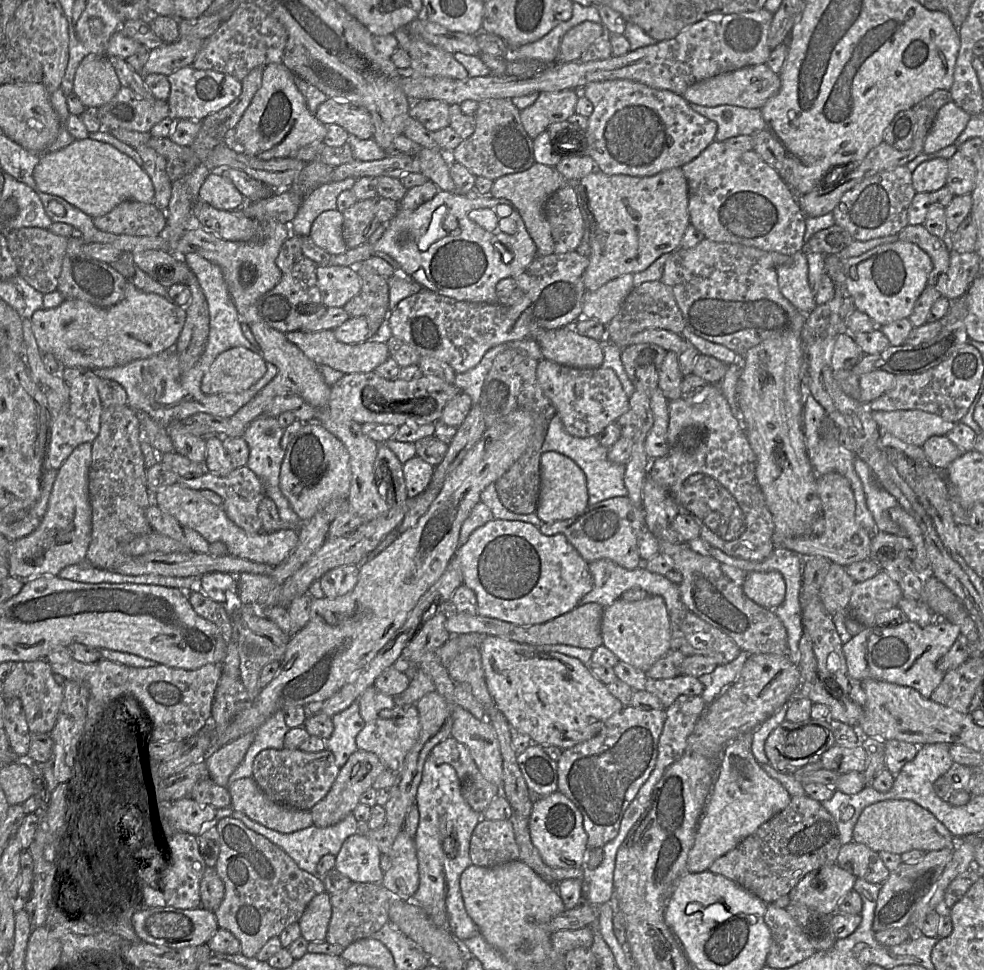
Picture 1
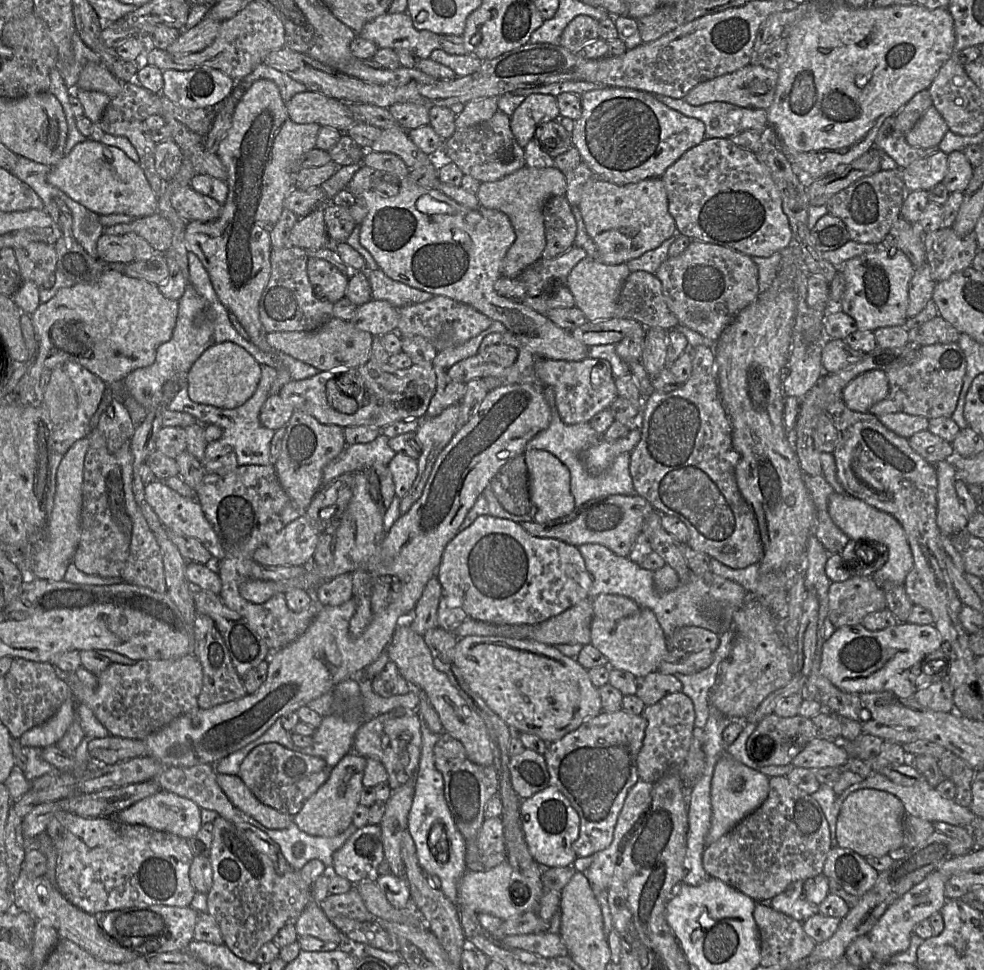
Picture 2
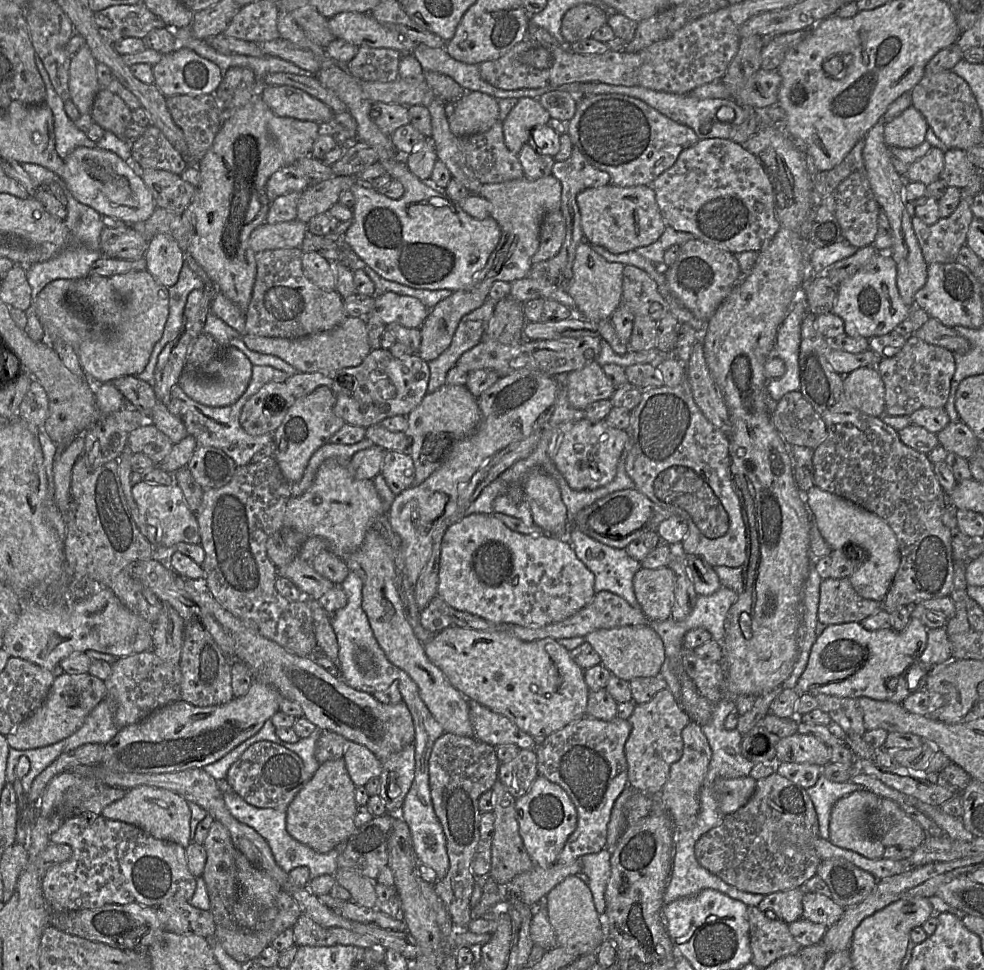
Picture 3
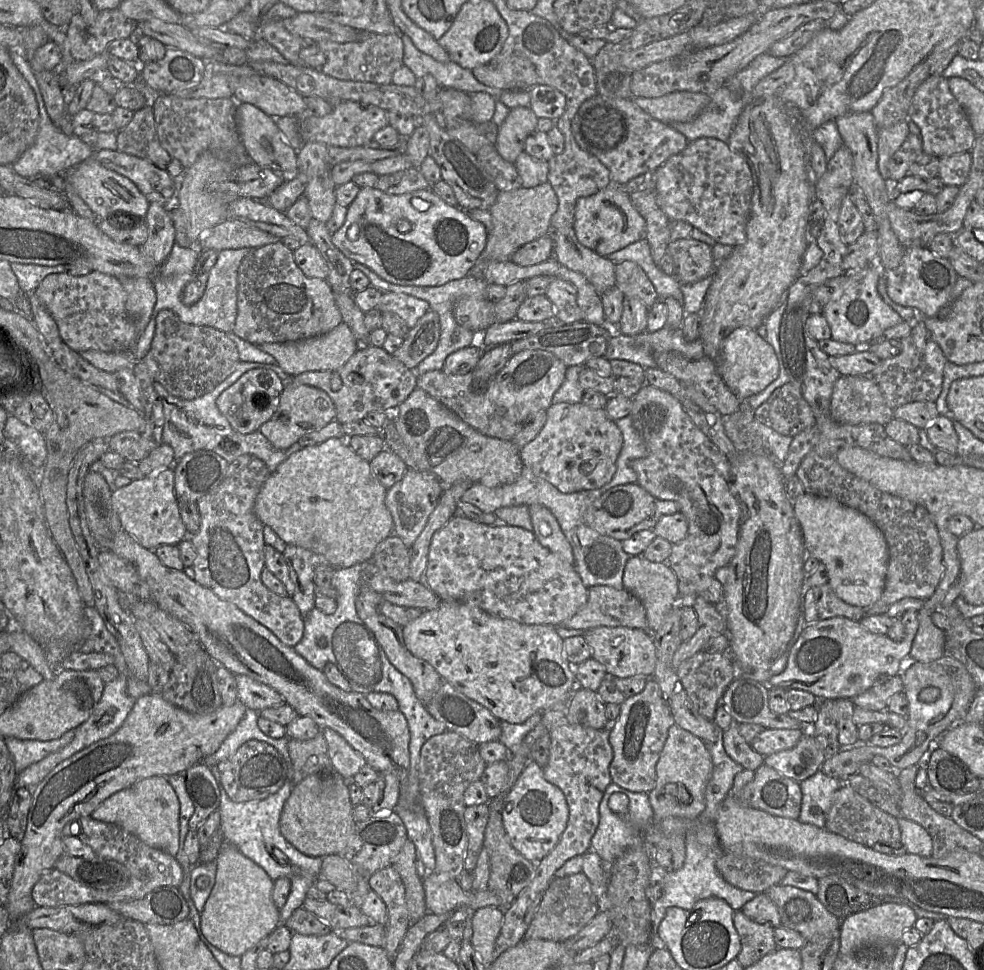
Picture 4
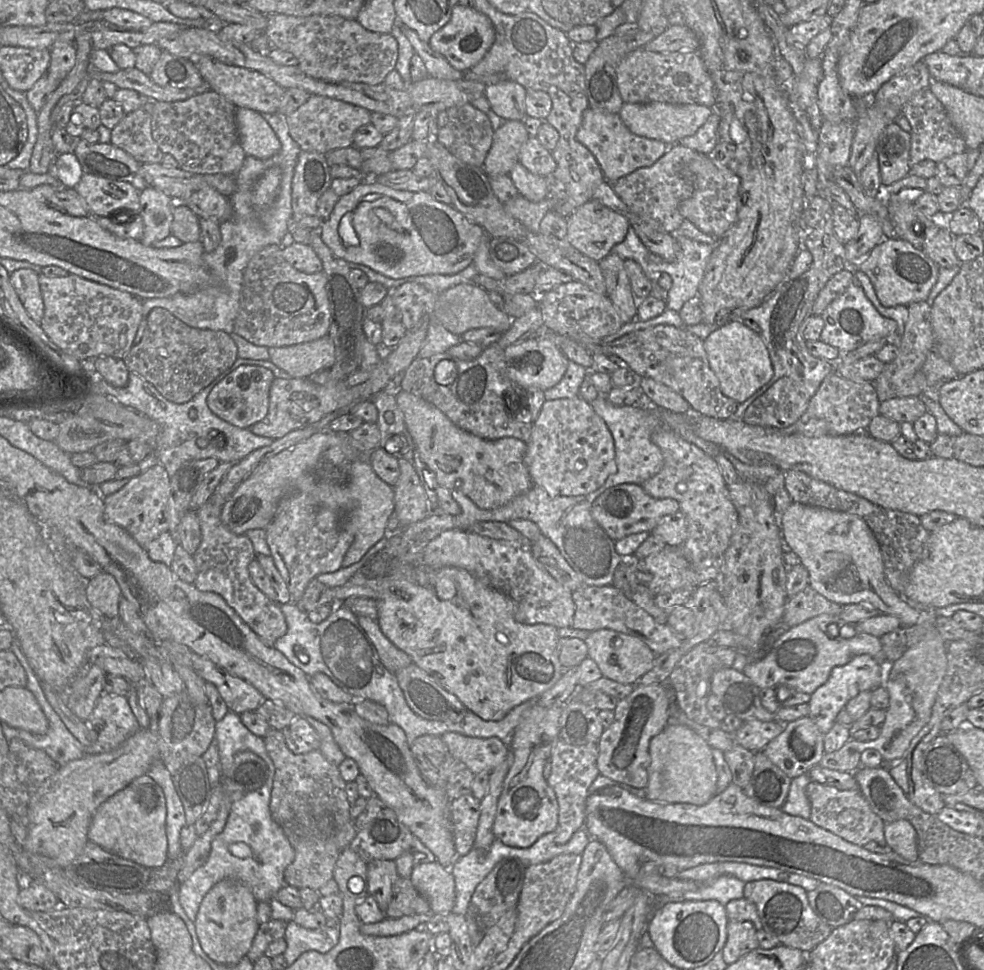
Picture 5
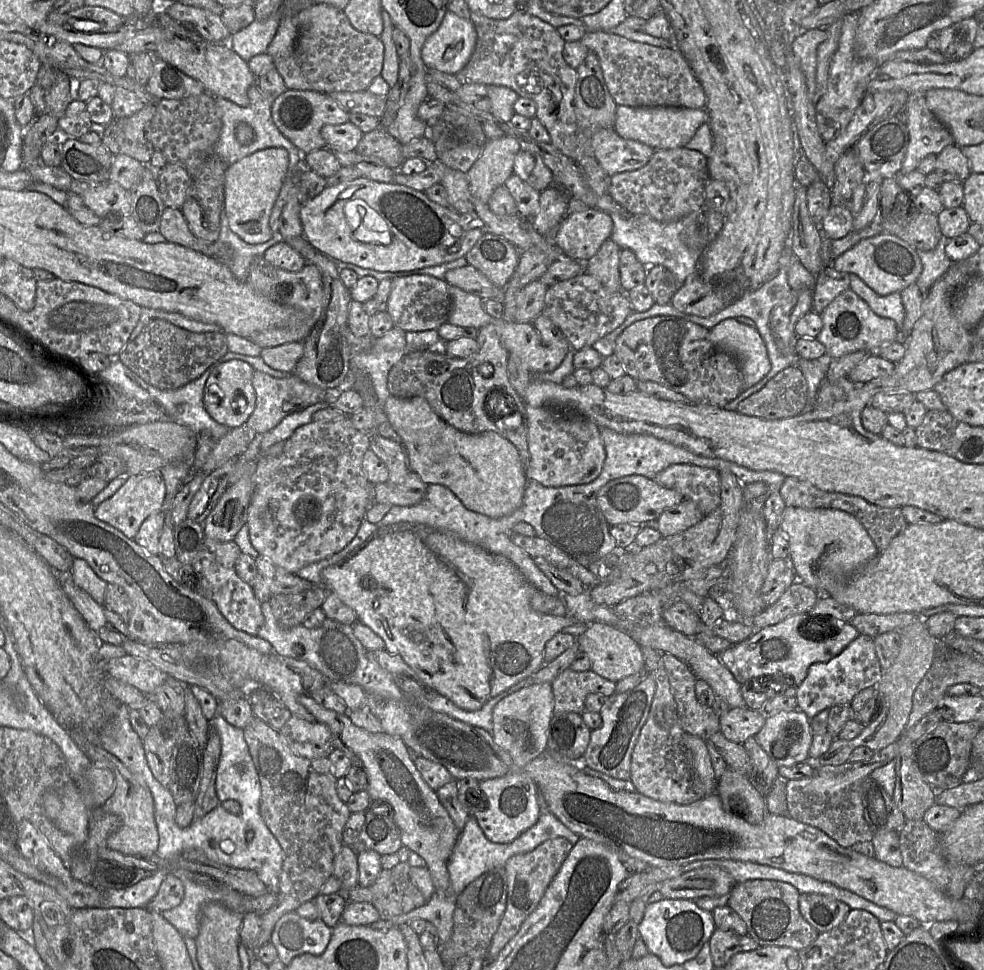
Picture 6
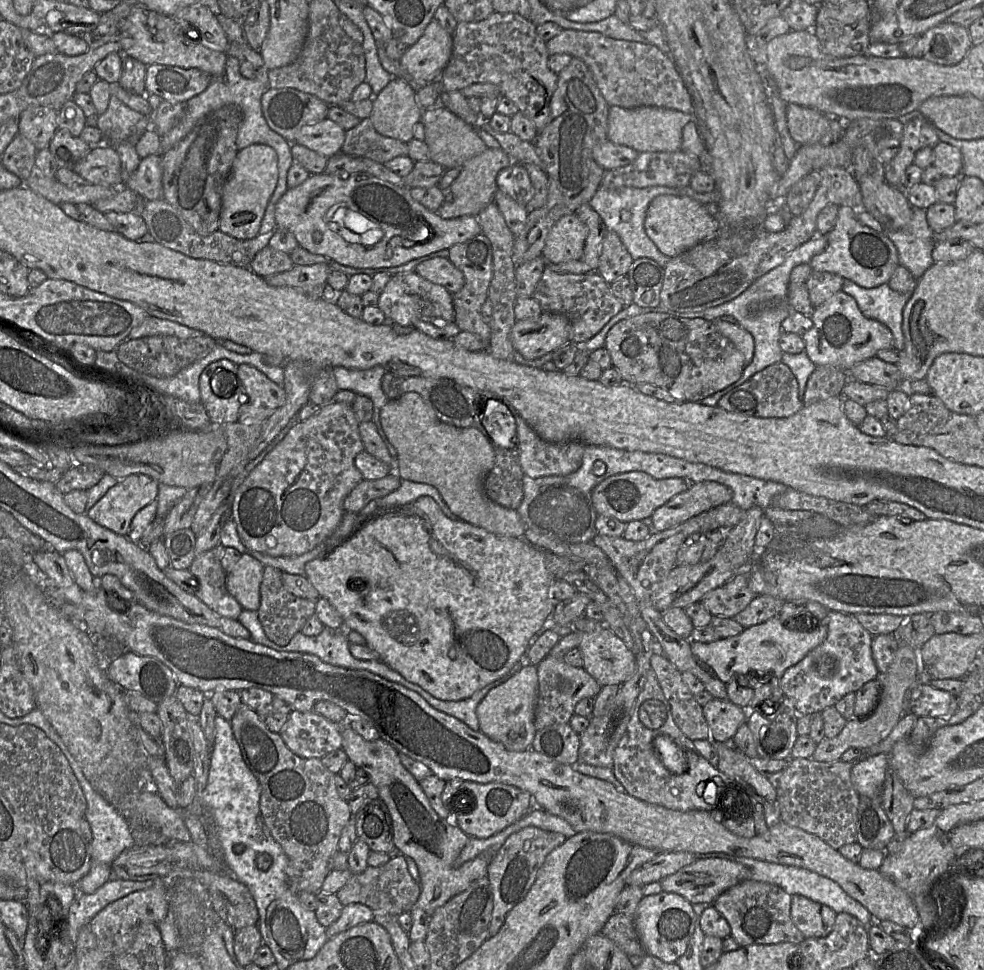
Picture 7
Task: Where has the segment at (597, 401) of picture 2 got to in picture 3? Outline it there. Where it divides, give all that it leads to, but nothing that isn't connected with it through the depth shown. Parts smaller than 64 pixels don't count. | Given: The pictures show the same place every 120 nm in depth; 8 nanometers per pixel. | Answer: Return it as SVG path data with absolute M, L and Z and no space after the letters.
M597 361L568 373L568 400L573 408L585 410L593 402L610 400L615 389Z

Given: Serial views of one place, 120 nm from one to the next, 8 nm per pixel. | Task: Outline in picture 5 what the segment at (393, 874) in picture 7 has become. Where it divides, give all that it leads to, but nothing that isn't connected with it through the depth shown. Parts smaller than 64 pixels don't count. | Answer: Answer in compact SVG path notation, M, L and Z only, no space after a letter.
M398 877L392 892L391 902L384 912L385 918L400 918L431 912L427 900L418 893L409 879Z

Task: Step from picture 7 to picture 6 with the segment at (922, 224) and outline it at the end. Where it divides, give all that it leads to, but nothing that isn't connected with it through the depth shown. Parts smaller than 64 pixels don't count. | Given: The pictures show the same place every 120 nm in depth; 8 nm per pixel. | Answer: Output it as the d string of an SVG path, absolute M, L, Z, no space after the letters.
M942 237L936 248L931 251L917 251L923 269L916 284L924 295L938 279L944 277L953 264L945 254L945 245L950 239L952 238Z

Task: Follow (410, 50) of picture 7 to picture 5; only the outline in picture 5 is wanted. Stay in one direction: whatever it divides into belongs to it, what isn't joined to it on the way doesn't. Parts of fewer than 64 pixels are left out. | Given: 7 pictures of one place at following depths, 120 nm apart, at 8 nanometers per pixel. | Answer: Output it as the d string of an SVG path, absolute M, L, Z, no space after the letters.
M457 3L452 8L449 21L431 36L428 44L435 52L444 56L453 68L465 72L485 56L494 41L495 29L489 17L474 7Z

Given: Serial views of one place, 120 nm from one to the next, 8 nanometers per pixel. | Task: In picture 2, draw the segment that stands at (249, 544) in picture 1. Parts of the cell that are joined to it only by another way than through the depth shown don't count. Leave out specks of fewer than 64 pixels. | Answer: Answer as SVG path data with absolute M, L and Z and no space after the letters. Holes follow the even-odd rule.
M153 480L146 484L144 491L148 504L166 529L196 538L212 554L216 561L224 558L225 553L218 537L196 499L182 496L159 480ZM304 514L285 525L278 536L257 548L252 559L261 565L300 566L311 563L321 533Z

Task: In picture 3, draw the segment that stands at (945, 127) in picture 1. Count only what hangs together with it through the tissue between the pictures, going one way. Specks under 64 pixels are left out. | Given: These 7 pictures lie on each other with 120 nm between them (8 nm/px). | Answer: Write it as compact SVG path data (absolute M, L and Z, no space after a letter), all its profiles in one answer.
M914 107L884 124L884 141L888 147L914 148L925 141L929 126Z

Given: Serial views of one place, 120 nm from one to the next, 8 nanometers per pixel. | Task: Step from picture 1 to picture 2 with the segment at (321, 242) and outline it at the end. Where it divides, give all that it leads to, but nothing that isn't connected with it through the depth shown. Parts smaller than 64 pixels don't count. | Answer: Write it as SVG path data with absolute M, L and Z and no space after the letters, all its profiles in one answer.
M323 208L299 218L289 235L289 245L308 249L327 248L330 238L326 232Z

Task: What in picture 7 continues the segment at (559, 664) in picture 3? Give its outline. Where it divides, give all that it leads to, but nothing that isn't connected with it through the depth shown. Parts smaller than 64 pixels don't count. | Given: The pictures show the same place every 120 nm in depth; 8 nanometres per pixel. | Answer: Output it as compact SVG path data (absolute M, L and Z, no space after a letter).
M424 496L401 506L378 508L344 543L323 558L316 558L305 565L305 576L315 587L320 598L327 599L343 619L347 630L359 632L366 639L366 646L376 651L380 660L435 698L459 701L471 697L488 684L503 677L526 653L532 642L549 624L555 603L550 588L555 580L566 573L582 571L582 563L557 556L525 540L498 535L460 519L448 518L433 498Z

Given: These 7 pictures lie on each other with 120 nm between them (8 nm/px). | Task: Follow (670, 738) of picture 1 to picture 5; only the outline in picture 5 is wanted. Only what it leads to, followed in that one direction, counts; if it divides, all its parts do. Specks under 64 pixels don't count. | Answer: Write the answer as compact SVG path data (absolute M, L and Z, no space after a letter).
M666 684L636 685L629 695L619 699L614 714L614 721L604 729L597 742L597 768L602 776L611 780L645 789L648 785L648 768L651 763L650 741L671 723L672 691Z

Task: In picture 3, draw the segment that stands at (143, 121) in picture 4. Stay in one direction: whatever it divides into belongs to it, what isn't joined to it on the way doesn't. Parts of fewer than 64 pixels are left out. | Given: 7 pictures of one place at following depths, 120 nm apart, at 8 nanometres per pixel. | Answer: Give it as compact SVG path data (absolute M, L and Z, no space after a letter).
M154 125L130 144L131 158L143 168L179 175L188 167L186 159Z

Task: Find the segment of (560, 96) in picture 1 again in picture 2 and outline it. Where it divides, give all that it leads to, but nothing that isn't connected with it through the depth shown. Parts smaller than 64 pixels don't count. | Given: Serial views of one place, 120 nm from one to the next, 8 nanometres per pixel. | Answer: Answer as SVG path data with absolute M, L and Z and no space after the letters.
M531 94L511 115L510 127L517 143L526 147L534 139L537 127L554 121L560 115L556 96Z

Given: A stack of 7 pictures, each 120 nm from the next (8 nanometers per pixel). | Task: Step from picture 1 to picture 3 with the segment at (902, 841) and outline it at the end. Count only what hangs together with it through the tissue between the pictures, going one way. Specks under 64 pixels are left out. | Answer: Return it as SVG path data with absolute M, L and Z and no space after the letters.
M860 789L840 798L833 806L830 817L832 844L857 852L869 859L881 859L885 846L868 832L869 814L879 805L881 798Z

